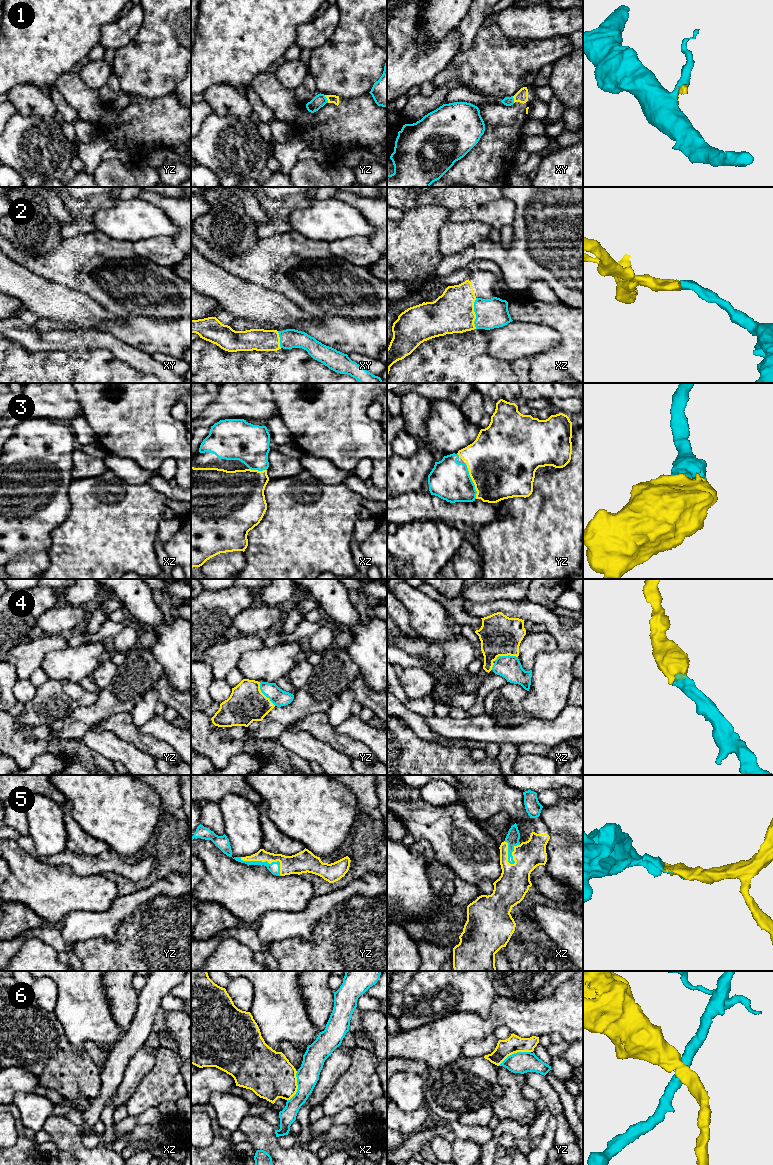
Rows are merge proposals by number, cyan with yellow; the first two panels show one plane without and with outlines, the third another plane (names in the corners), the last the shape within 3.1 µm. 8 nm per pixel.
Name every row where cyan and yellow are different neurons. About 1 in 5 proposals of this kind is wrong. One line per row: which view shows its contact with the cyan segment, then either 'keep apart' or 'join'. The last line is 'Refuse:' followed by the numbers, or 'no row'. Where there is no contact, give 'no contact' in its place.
1: yz | keep apart
2: xz | join
3: yz | join
4: xz | join
5: yz | join
6: yz | keep apart
Refuse: 1, 6

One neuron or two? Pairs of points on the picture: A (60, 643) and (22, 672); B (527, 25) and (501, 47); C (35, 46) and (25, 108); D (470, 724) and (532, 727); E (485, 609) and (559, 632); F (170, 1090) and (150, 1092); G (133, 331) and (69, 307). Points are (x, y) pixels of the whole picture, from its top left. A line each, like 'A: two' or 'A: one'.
A: one
B: two
C: two
D: one
E: one
F: one
G: two

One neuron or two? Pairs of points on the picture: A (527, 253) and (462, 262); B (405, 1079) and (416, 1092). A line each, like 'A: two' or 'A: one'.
A: one
B: one

